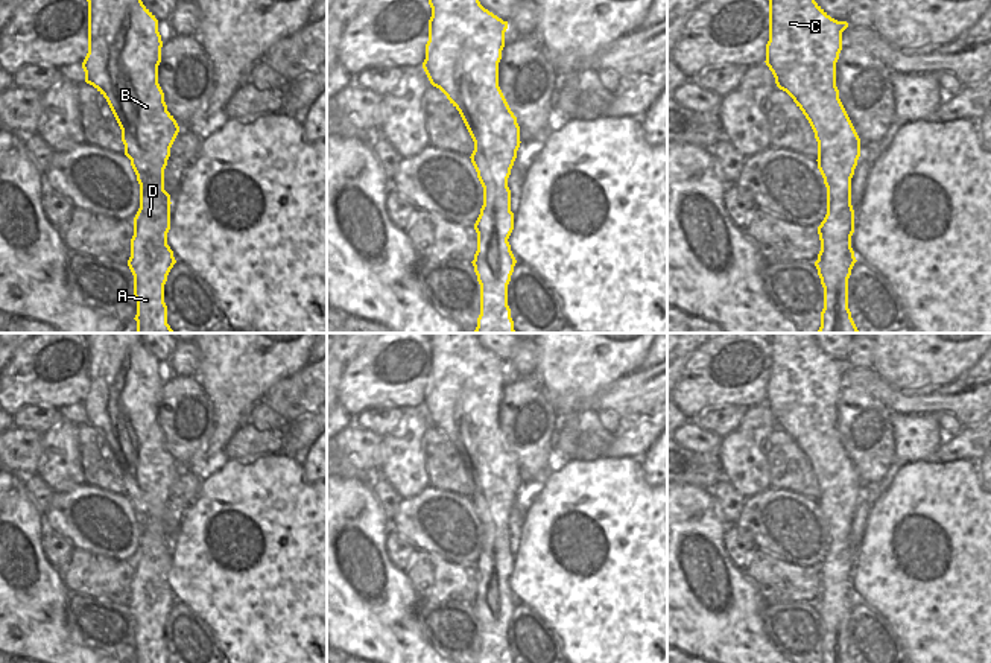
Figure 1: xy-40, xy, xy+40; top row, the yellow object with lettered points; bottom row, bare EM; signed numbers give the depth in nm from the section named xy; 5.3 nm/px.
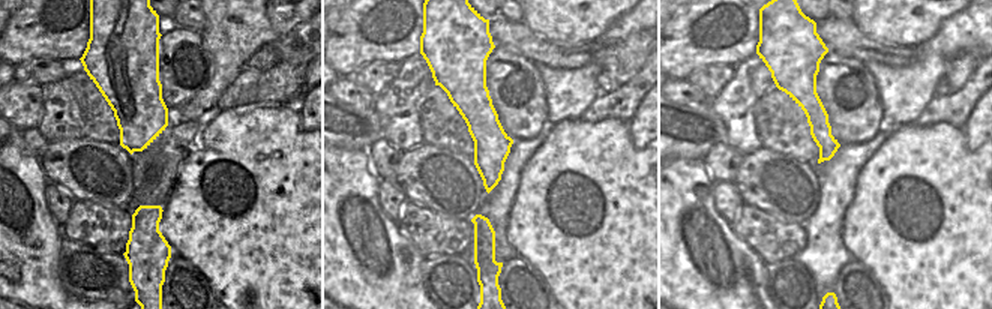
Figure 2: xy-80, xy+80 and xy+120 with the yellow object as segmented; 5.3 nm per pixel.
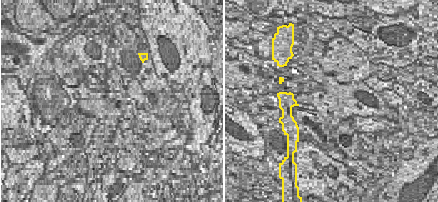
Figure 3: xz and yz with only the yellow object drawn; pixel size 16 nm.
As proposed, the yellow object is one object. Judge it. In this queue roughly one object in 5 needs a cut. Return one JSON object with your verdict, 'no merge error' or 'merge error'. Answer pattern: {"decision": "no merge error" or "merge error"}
{"decision": "no merge error"}

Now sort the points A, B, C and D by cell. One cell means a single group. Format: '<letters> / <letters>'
A B C D

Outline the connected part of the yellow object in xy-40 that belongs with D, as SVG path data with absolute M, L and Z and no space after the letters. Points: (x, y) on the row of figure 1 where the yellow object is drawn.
M141 0L87 2L88 53L82 62L85 82L106 99L122 129L125 155L131 160L140 184L140 208L134 217L134 236L128 260L134 275L137 333L173 333L167 324L167 306L164 303L164 284L176 263L173 251L167 245L172 202L170 195L164 190L164 169L179 126L167 111L164 93L158 84L163 47L158 20Z

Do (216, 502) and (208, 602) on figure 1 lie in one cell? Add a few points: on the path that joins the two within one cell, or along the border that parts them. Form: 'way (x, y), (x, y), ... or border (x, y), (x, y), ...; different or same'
way (204, 526), (208, 578); same

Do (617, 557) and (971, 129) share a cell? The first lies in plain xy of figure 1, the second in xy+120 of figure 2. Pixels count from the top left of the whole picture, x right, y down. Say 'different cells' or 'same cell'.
different cells

